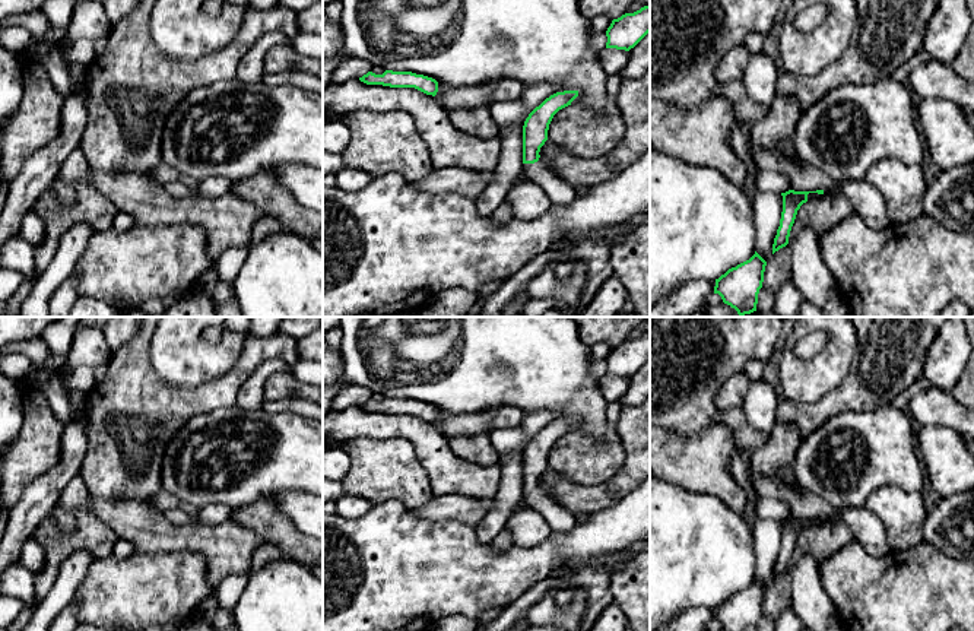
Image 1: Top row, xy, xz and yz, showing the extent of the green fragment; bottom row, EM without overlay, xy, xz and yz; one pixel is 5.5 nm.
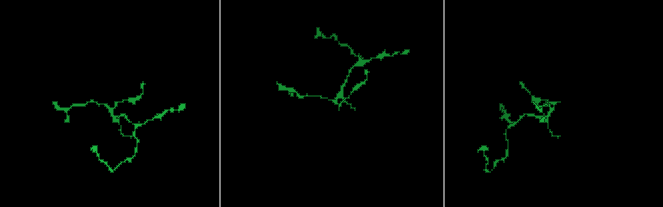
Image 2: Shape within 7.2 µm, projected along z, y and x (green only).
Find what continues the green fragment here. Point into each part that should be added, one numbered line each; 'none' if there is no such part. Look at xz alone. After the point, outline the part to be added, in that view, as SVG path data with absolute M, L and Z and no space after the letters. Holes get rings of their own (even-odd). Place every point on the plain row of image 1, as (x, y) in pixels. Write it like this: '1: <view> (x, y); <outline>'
1: xz (560, 519); M540 488L534 491L524 491L523 501L529 508L542 516L552 532L568 532L575 526L574 513L548 498Z

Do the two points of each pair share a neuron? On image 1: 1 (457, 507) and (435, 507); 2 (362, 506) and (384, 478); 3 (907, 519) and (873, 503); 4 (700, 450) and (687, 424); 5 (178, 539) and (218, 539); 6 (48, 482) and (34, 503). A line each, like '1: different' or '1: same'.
1: same
2: different
3: same
4: different
5: same
6: same

